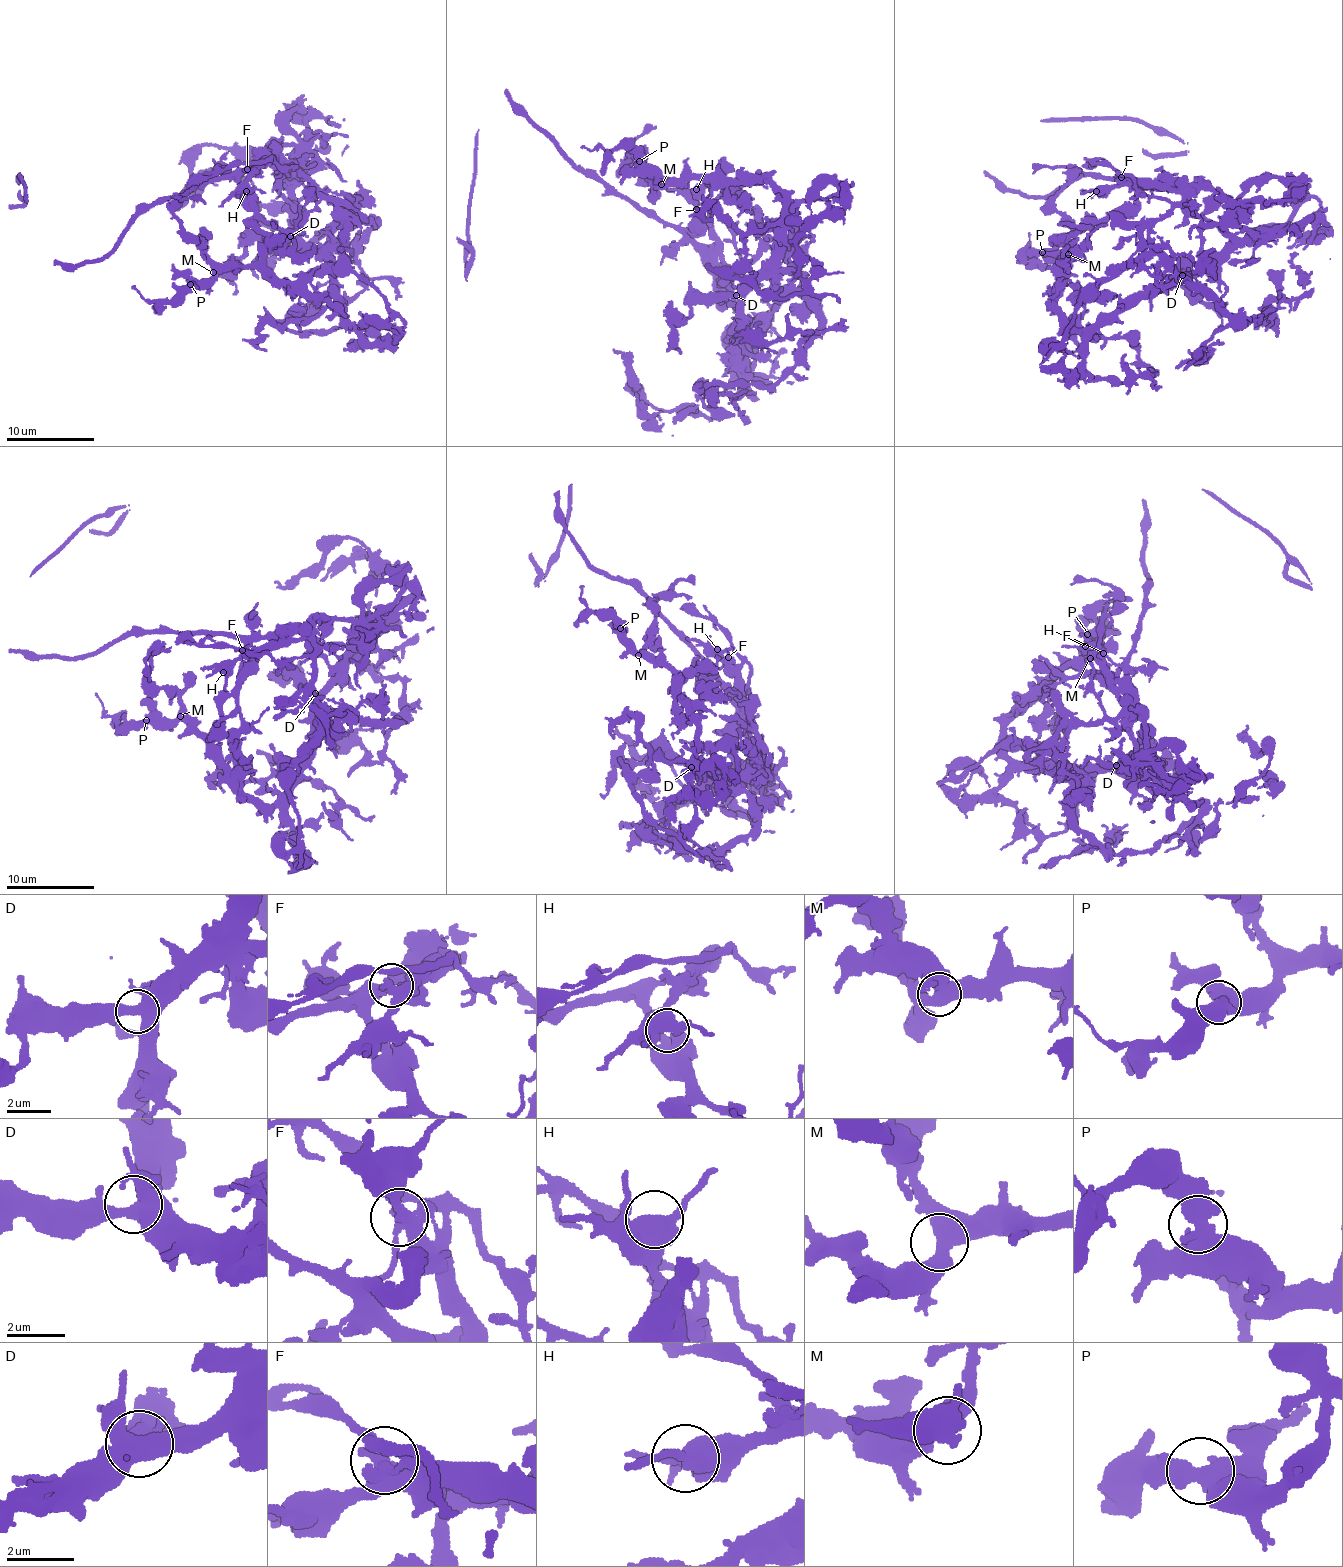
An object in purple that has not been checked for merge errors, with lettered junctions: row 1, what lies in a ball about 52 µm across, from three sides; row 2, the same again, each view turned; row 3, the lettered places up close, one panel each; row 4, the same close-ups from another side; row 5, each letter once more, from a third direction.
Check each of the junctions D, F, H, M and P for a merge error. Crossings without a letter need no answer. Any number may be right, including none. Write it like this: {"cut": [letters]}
{"cut": ["F"]}

